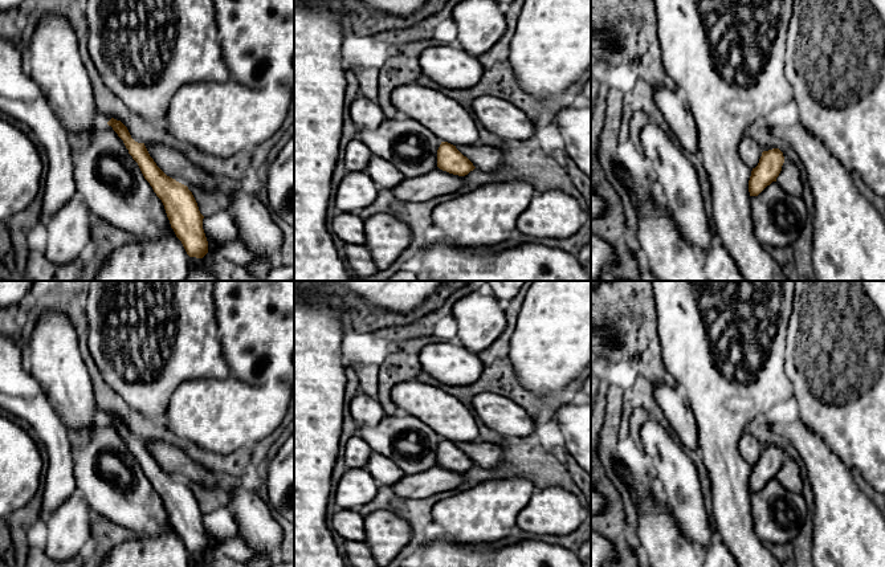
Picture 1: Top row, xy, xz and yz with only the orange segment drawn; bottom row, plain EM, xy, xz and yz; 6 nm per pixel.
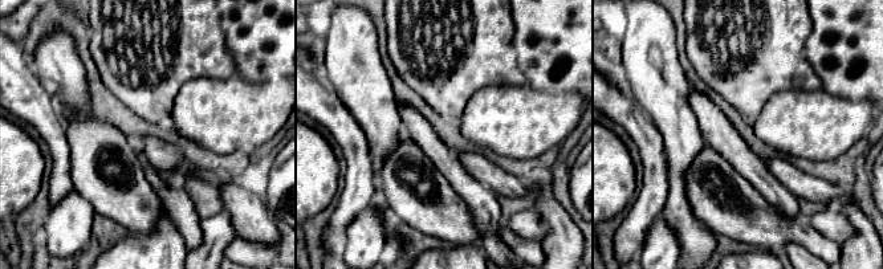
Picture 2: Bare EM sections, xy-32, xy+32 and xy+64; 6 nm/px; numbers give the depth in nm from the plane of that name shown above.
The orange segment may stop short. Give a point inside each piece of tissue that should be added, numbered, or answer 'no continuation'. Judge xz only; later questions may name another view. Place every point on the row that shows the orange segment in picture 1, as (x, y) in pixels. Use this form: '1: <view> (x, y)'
no continuation

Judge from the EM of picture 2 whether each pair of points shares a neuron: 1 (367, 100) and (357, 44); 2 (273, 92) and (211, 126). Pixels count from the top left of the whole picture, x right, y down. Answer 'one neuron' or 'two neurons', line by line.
1: one neuron
2: one neuron

